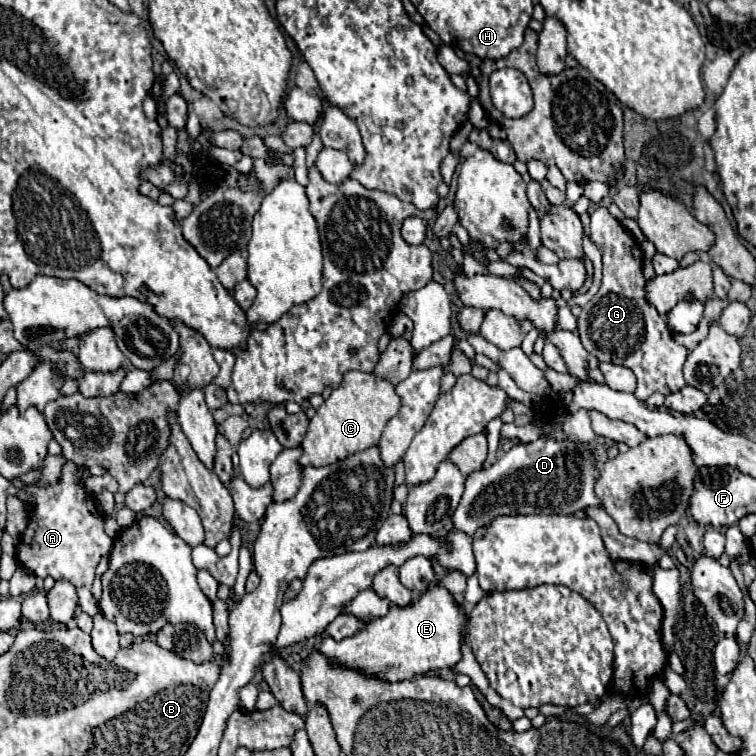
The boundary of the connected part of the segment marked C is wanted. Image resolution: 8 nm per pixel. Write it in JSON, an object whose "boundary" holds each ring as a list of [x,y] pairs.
{"boundary":[[[349,370],[343,376],[339,388],[317,408],[315,416],[309,422],[307,436],[301,444],[303,456],[299,458],[301,466],[327,466],[337,460],[343,460],[355,452],[363,452],[375,446],[381,438],[381,432],[391,416],[397,414],[401,402],[395,394],[395,386],[385,378],[375,376],[373,372]]]}

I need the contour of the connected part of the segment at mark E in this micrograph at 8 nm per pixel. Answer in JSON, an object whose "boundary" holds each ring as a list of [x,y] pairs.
{"boundary":[[[435,582],[419,596],[419,600],[415,600],[409,606],[391,604],[389,612],[383,618],[371,620],[357,634],[343,638],[341,642],[335,642],[333,638],[325,638],[319,646],[319,652],[325,654],[329,660],[339,662],[343,666],[359,668],[367,676],[379,676],[383,680],[397,682],[397,680],[405,680],[405,678],[415,678],[419,674],[427,674],[431,670],[453,668],[461,658],[461,640],[463,640],[465,630],[467,630],[467,614],[465,614],[463,604],[449,590],[443,590],[443,586],[439,586],[439,582]]]}

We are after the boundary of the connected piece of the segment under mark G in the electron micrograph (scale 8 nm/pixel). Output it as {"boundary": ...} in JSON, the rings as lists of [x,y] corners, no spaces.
{"boundary":[[[605,206],[591,214],[589,236],[603,252],[603,284],[599,292],[583,306],[579,316],[579,336],[585,350],[601,360],[613,356],[613,362],[627,366],[637,376],[635,396],[647,400],[659,392],[663,396],[679,392],[685,386],[683,364],[687,350],[667,332],[665,318],[645,300],[643,252],[635,238],[609,214]]]}

